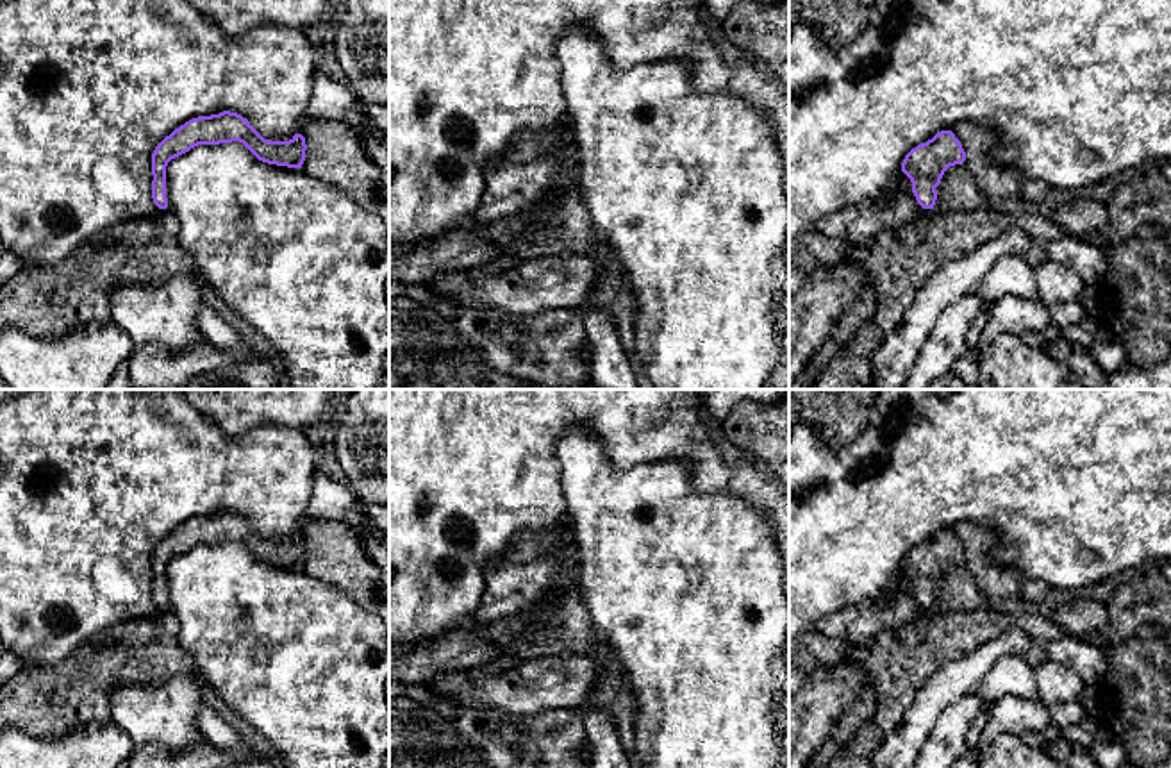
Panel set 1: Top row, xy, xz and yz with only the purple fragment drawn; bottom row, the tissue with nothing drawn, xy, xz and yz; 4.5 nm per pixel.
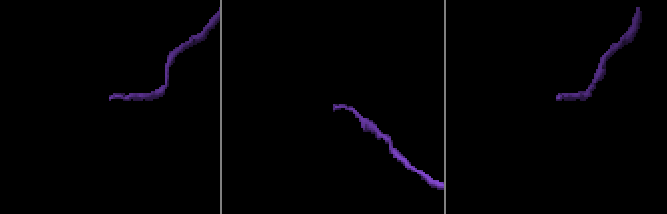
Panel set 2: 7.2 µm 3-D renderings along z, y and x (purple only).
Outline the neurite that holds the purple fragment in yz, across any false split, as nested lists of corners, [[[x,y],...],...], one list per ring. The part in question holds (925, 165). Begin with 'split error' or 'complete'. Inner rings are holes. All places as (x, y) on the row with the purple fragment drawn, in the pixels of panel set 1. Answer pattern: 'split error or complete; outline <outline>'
split error; outline [[[941,130],[905,155],[901,171],[910,179],[912,193],[923,209],[987,209],[989,198],[978,189],[964,161],[966,152],[955,134]]]

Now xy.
complete; outline [[[237,113],[198,116],[166,136],[152,154],[152,198],[159,209],[168,207],[166,166],[171,159],[198,145],[243,143],[259,161],[287,168],[302,168],[305,161],[305,138],[295,134],[289,141],[264,139],[246,118]]]

